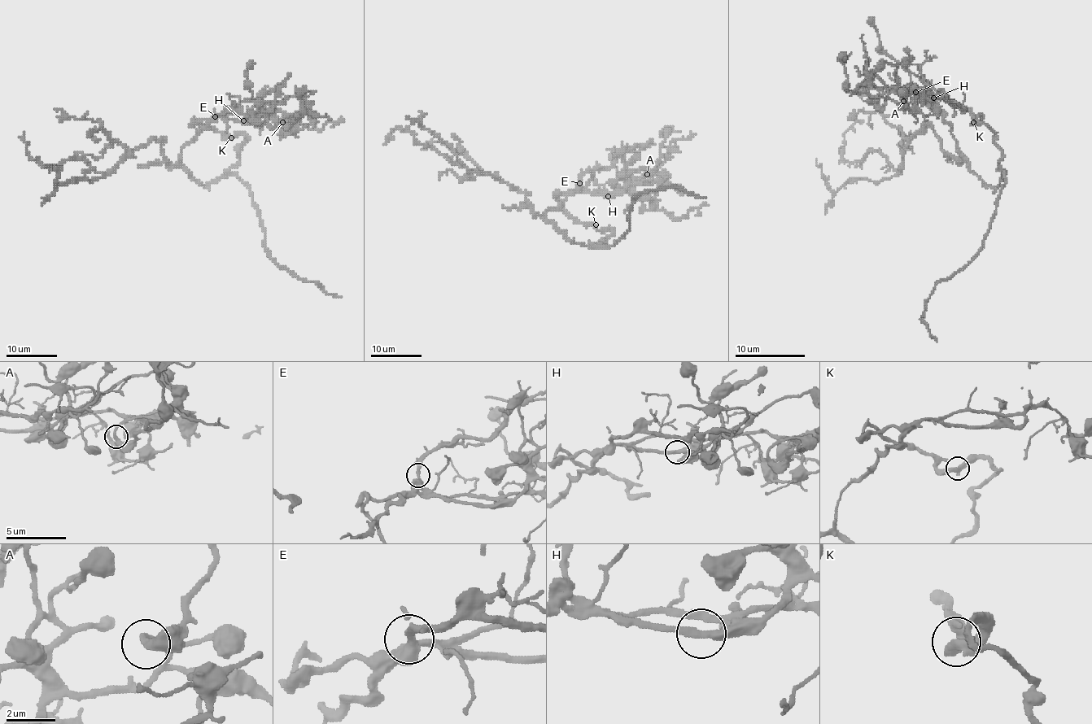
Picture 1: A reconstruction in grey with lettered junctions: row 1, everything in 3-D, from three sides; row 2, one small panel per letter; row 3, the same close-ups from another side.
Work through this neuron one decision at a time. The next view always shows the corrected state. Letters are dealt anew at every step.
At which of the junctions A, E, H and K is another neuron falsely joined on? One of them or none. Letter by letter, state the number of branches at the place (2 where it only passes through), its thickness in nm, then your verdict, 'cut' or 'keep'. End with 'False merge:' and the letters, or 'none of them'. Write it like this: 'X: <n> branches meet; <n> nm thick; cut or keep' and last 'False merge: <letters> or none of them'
A: 2 branches meet; 320 nm thick; keep
E: 2 branches meet; 340 nm thick; keep
H: 2 branches meet; 320 nm thick; keep
K: 2 branches meet; 320 nm thick; keep
False merge: none of them

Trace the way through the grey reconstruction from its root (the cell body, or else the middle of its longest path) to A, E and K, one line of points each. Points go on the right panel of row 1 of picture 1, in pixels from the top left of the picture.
A: (971, 171), (970, 162), (950, 133), (950, 125), (930, 106), (928, 89), (909, 89), (901, 96), (903, 101)
E: (971, 171), (970, 162), (959, 150), (958, 141), (950, 133), (950, 125), (930, 106), (923, 96), (915, 92)
K: (971, 171), (987, 185), (996, 186), (1001, 181), (1001, 150), (994, 134), (976, 120), (980, 116), (973, 122)

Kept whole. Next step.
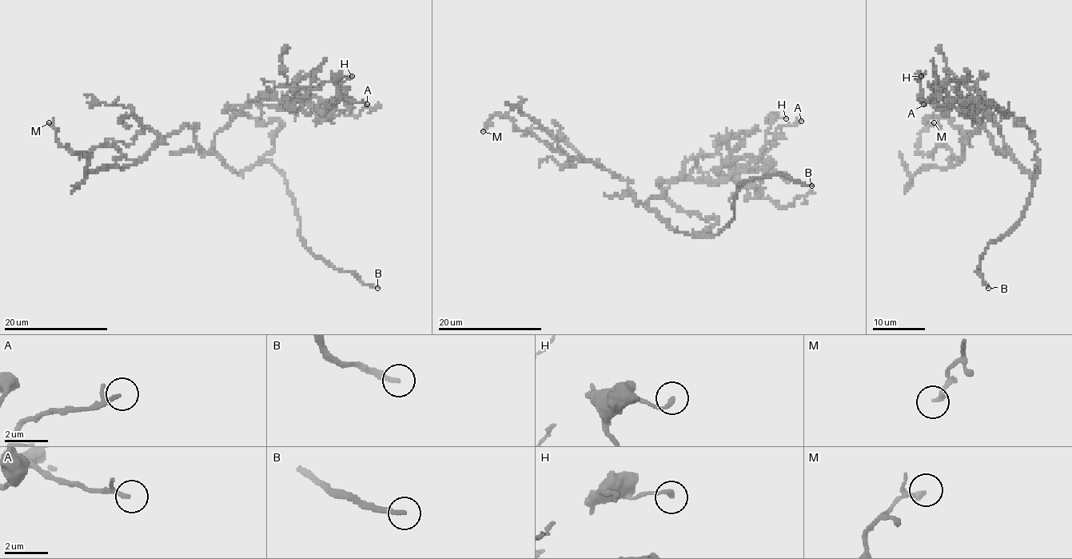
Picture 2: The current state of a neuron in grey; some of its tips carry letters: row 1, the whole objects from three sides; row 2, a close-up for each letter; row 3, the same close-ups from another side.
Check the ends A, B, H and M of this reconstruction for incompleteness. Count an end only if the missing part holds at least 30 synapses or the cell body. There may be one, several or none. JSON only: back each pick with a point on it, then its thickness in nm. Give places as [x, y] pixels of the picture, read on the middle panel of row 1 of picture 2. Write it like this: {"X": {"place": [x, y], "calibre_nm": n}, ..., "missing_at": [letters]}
{"B": {"place": [811, 185], "calibre_nm": 200}, "missing_at": ["B"]}

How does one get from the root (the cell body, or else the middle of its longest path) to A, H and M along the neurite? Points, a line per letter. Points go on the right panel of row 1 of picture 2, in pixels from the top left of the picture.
A: (1014, 160), (998, 126), (983, 112), (982, 99), (962, 97), (957, 89), (958, 82), (948, 81), (923, 104)
H: (1014, 160), (998, 126), (983, 112), (982, 99), (967, 99), (961, 111), (925, 101), (918, 77), (921, 76)
M: (1014, 160), (981, 126), (965, 141), (961, 161), (946, 145), (922, 153), (919, 133), (934, 122)

